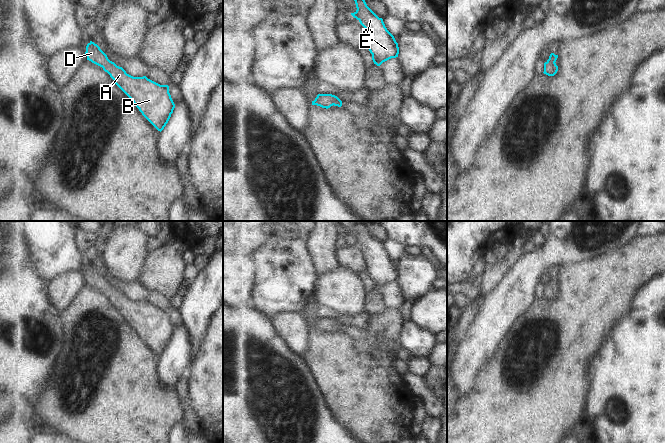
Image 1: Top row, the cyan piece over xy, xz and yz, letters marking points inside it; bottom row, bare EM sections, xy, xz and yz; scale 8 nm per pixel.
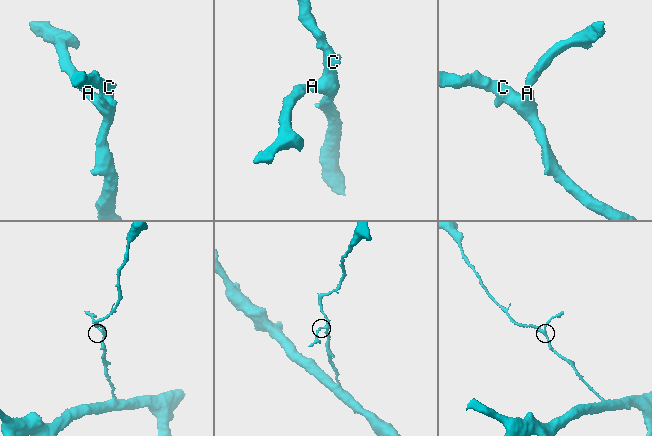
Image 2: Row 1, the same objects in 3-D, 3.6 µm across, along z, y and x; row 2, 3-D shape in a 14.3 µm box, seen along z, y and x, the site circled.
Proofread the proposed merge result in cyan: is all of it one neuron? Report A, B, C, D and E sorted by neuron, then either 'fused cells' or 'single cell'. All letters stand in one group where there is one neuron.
groups A B C D E; single cell

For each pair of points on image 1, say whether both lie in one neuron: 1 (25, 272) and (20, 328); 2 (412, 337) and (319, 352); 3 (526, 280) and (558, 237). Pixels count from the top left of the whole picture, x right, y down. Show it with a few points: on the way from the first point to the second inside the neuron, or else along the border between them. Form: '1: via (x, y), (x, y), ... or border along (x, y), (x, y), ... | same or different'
1: via (20, 286), (20, 314) | same
2: border along (406, 321), (403, 327), (401, 346) | different
3: via (532, 269), (553, 248) | same

